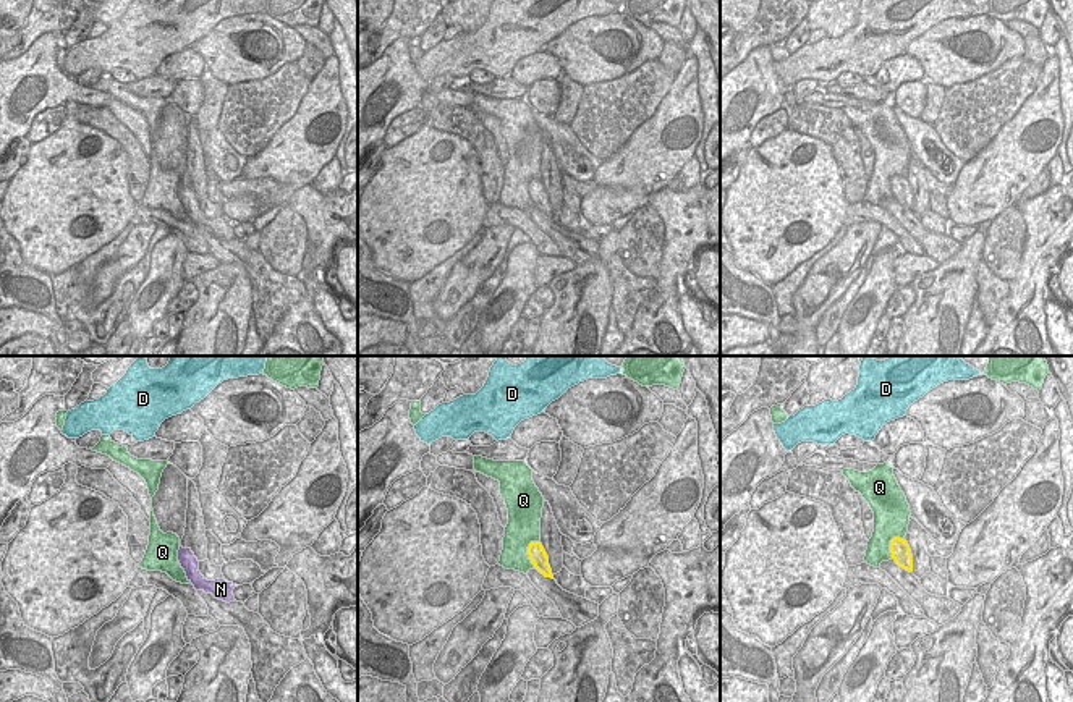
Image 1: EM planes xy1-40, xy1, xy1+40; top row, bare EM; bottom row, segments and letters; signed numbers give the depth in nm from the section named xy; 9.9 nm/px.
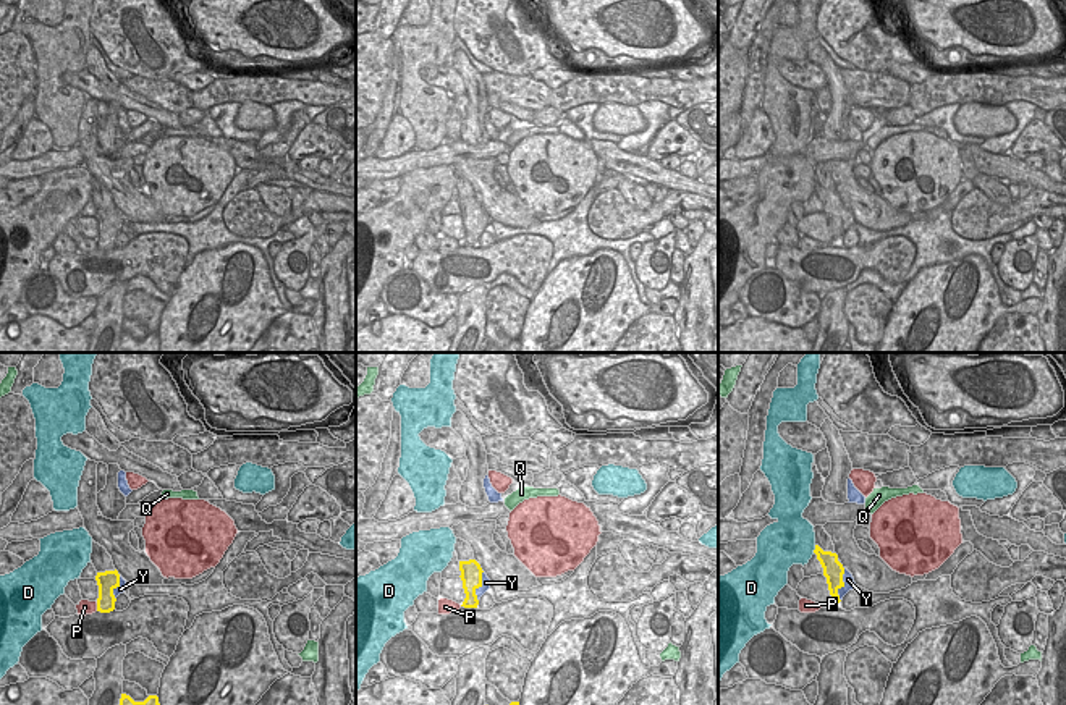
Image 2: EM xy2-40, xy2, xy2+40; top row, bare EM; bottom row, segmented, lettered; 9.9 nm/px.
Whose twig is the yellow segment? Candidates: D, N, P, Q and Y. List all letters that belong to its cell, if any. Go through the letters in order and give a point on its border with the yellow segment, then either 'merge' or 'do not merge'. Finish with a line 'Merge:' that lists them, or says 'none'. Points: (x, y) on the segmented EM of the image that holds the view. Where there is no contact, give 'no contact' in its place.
D: meets yellow in xy2+40 at (816, 548); do not merge
N: no contact; merge
P: meets yellow in xy2-40 at (97, 607); do not merge
Q: meets yellow in xy1 at (528, 553); do not merge
Y: meets yellow in xy2+40 at (843, 584); do not merge
Merge: N

